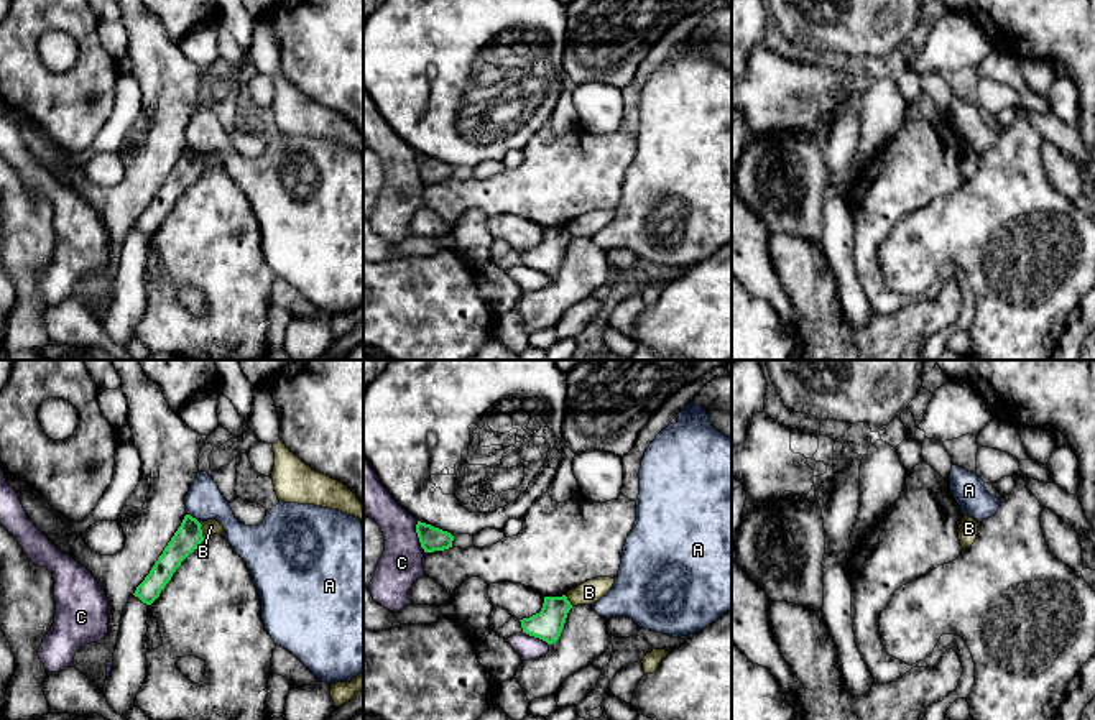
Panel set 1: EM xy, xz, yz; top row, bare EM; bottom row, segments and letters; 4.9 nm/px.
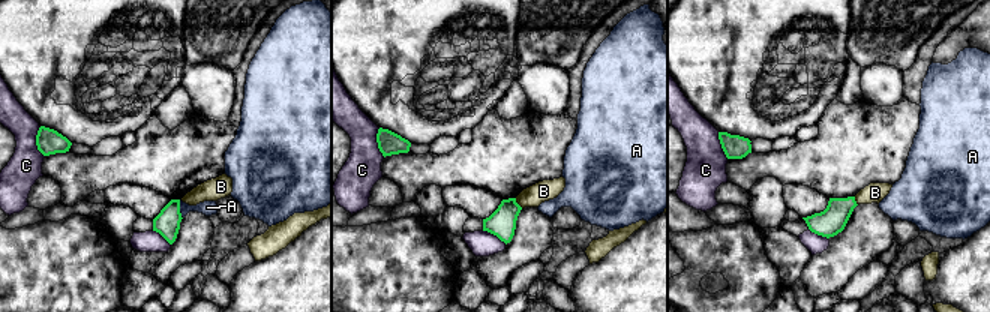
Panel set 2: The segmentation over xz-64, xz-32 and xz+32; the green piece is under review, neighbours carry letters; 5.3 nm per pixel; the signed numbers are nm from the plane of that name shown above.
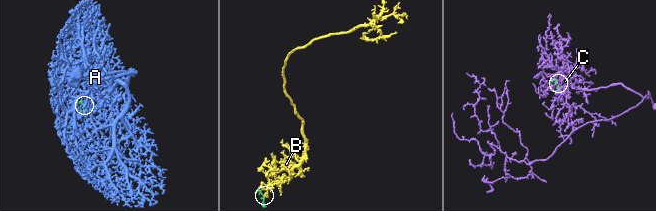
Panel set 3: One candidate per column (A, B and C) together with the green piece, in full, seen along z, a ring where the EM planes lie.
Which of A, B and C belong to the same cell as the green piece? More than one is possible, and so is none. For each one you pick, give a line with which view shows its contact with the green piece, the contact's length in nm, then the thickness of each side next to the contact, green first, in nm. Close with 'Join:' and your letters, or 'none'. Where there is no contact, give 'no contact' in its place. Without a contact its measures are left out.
Join: none

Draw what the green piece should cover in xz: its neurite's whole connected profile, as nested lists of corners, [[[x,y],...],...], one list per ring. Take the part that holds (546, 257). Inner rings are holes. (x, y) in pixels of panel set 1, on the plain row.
[[[566,227],[544,228],[544,235],[539,245],[520,252],[523,265],[539,270],[548,276],[556,275],[561,268],[571,240],[572,237]]]

